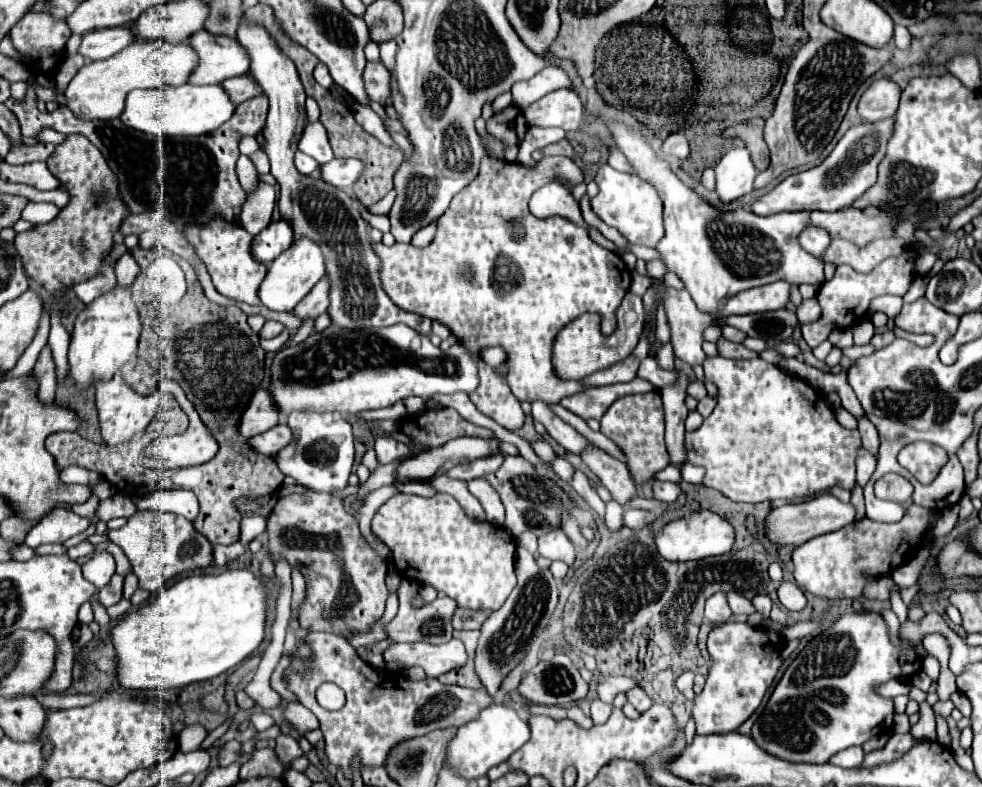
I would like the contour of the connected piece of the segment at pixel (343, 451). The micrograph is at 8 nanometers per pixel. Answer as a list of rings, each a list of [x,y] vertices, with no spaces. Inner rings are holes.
[[[290,414],[286,422],[292,430],[292,442],[274,454],[274,462],[282,474],[292,476],[298,484],[316,490],[330,492],[332,488],[342,490],[348,484],[348,476],[352,472],[354,462],[354,442],[352,442],[352,426],[350,422],[338,414]],[[294,446],[294,454],[292,454]]]

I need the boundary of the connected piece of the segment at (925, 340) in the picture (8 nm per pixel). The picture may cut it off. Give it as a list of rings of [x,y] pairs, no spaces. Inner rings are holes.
[[[896,328],[894,334],[896,334],[898,338],[910,340],[910,342],[914,342],[914,344],[918,344],[918,346],[930,346],[930,344],[934,342],[934,336],[932,336],[932,334],[910,334],[910,332],[904,332],[904,330],[900,330],[900,328]]]

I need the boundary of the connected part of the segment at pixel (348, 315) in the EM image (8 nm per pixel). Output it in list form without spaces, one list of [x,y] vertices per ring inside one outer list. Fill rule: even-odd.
[[[244,18],[238,28],[238,42],[248,50],[252,60],[250,70],[270,100],[270,110],[264,126],[264,136],[266,136],[264,152],[270,158],[272,176],[280,184],[280,200],[278,200],[280,216],[292,224],[294,240],[308,238],[316,242],[324,254],[326,278],[330,282],[330,294],[328,294],[330,304],[326,312],[332,324],[340,328],[354,328],[356,320],[364,320],[374,328],[382,328],[382,326],[392,326],[402,322],[418,330],[418,334],[430,336],[432,334],[430,318],[404,312],[384,292],[380,280],[380,258],[372,248],[368,236],[368,222],[362,218],[358,206],[348,196],[348,192],[342,192],[322,182],[320,178],[298,174],[294,166],[294,154],[298,150],[302,132],[308,124],[306,108],[304,108],[306,94],[298,78],[296,66],[280,52],[276,42],[266,34],[266,30],[262,30],[262,26],[254,26]]]

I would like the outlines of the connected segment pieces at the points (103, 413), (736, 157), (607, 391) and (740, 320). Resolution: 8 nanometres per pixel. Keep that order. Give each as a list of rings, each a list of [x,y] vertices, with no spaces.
[[[114,376],[110,382],[98,382],[96,386],[96,408],[103,441],[108,445],[117,445],[132,438],[132,434],[144,430],[154,418],[158,398],[140,396],[130,386],[124,384],[120,376]]]
[[[732,148],[722,156],[714,168],[716,172],[716,194],[722,204],[730,204],[752,192],[756,178],[754,164],[746,148]]]
[[[636,376],[634,380],[630,380],[626,384],[610,384],[610,386],[600,386],[600,388],[588,388],[586,392],[566,396],[566,398],[562,398],[562,406],[568,408],[570,412],[578,414],[582,420],[588,420],[588,418],[600,420],[604,410],[608,410],[608,406],[618,396],[634,394],[634,392],[636,394],[638,392],[648,392],[652,388],[654,386],[648,380]]]
[[[782,308],[774,312],[762,312],[762,314],[728,316],[724,322],[734,328],[740,328],[746,336],[762,338],[766,342],[784,342],[792,336],[798,318],[794,312]]]

